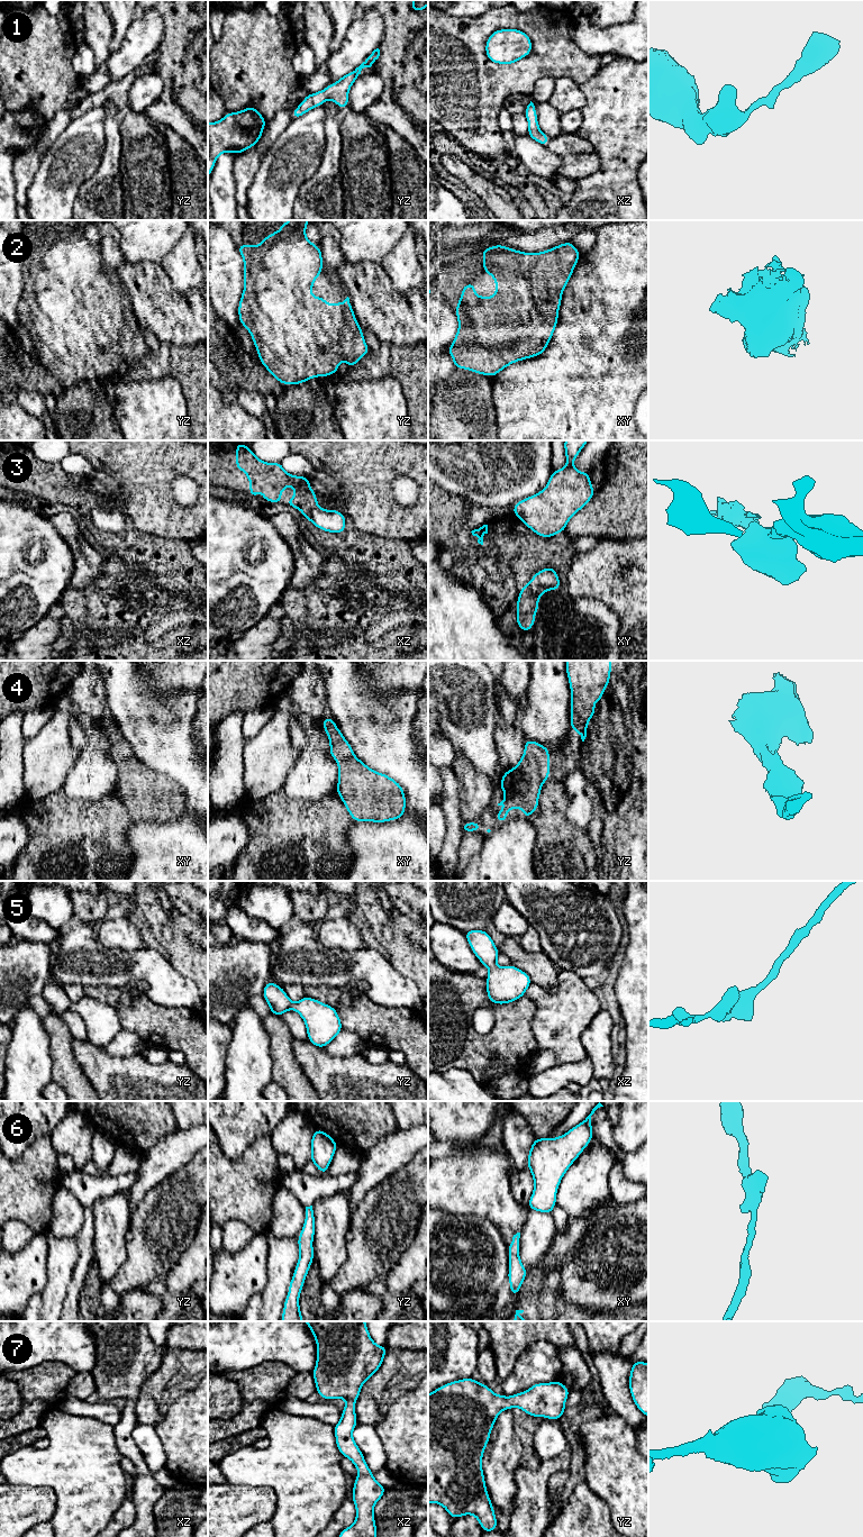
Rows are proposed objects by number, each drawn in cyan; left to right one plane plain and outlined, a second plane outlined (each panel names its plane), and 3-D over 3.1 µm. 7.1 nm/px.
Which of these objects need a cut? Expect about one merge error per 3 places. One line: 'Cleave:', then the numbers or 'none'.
Cleave: 3

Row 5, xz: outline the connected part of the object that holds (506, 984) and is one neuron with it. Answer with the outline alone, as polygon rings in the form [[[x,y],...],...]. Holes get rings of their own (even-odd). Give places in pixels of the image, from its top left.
[[[478,929],[464,931],[464,935],[474,955],[482,965],[490,968],[485,979],[489,1000],[492,1003],[506,1004],[525,995],[532,984],[529,975],[514,965],[505,967],[497,965],[500,951],[490,935],[485,930]]]

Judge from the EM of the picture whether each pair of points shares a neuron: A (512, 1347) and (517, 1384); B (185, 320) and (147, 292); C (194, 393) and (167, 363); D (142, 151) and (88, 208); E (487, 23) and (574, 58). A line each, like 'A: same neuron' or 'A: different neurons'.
A: different neurons
B: same neuron
C: same neuron
D: different neurons
E: same neuron

